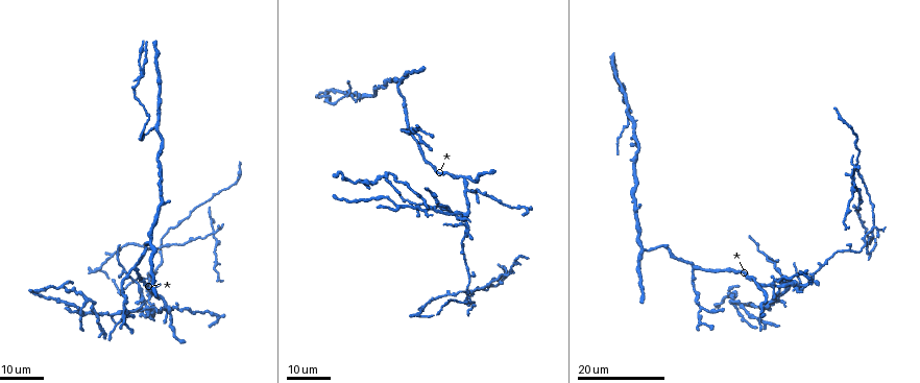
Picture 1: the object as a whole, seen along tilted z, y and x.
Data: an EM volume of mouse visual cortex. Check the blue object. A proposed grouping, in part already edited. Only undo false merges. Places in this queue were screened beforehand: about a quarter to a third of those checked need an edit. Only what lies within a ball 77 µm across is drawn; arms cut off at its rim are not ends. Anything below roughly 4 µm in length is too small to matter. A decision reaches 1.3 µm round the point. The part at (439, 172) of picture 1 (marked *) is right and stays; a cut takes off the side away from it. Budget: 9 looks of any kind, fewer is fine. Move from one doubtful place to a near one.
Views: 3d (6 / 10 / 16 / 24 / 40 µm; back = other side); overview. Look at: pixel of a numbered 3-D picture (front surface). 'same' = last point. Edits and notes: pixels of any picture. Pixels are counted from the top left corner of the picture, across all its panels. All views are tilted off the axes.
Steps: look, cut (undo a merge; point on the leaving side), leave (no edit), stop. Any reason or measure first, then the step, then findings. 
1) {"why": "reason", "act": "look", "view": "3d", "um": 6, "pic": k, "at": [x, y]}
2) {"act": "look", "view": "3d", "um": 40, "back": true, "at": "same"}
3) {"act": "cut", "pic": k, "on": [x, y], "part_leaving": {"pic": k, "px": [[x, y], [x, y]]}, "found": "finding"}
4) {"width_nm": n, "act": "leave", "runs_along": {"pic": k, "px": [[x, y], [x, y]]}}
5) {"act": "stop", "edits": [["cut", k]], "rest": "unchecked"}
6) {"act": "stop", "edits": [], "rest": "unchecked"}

{"act": "look", "view": "3d", "um": 16, "pic": 1, "at": [387, 173]}

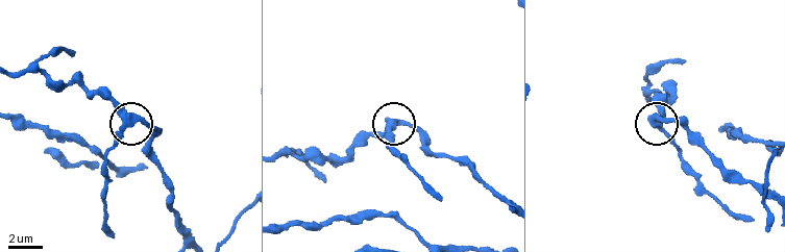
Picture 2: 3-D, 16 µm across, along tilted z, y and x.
{"act": "look", "view": "3d", "um": 6, "pic": 2, "at": [390, 129]}

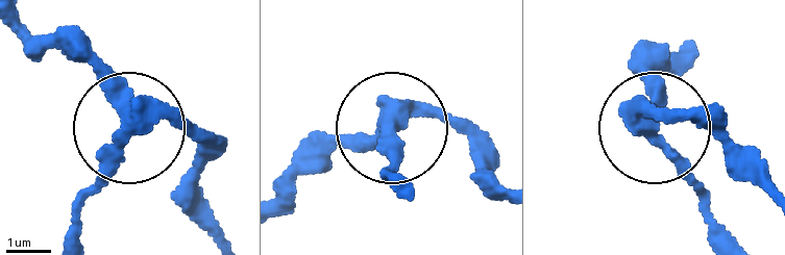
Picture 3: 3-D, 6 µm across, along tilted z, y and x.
{"arms": 3, "act": "leave", "runs_along": {"pic": 3, "px": [[765, 178], [707, 132], [646, 110], [733, 239]]}, "found": "continuous, no second neuron"}

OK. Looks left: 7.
{"why": "four-way junction", "act": "look", "view": "3d", "um": 24, "pic": 1, "at": [363, 96]}

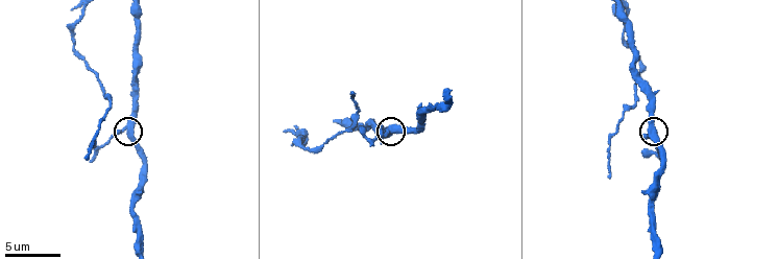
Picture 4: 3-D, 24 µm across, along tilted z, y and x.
{"act": "look", "view": "3d", "um": 10, "pic": 4, "at": [125, 129]}

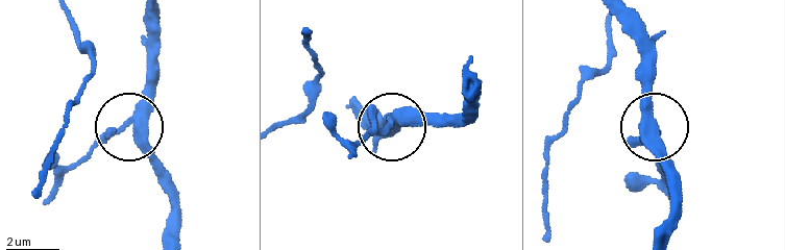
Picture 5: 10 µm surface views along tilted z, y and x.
{"act": "leave", "runs_along": {"pic": 5, "px": [[164, 235], [166, 178], [126, 130], [73, 168]]}, "found": "continuous, no second neuron"}

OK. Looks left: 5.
{"why": "looks like a crossing", "act": "look", "view": "3d", "um": 16, "pic": 1, "at": [853, 183]}

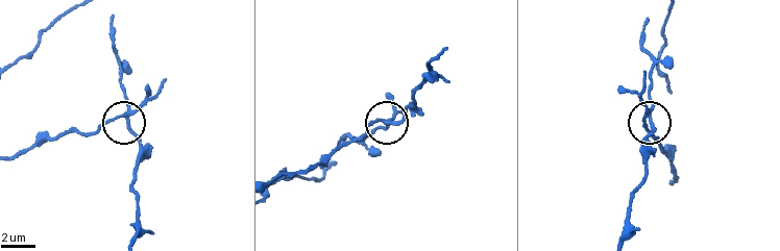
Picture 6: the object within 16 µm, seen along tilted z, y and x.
{"act": "look", "view": "3d", "um": 6, "pic": 6, "at": [128, 119]}

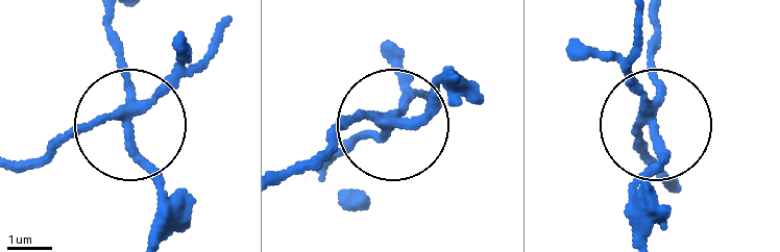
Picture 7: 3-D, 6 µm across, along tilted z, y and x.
{"act": "leave", "runs_along": {"pic": 7, "px": [[678, 188], [641, 131], [657, 118], [649, 13]]}, "found": "continuous, no second neuron"}

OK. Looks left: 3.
{"why": "three-way junction", "act": "look", "view": "3d", "um": 24, "pic": 1, "at": [150, 314]}

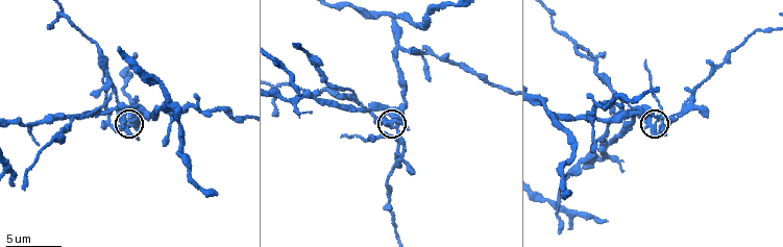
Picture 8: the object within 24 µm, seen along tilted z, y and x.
{"why": "zoom in", "act": "look", "view": "3d", "um": 6, "pic": 8, "at": [658, 116]}

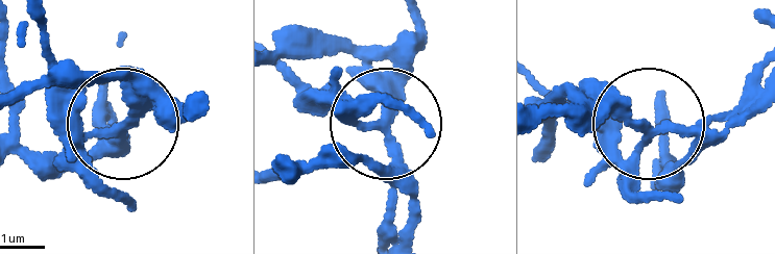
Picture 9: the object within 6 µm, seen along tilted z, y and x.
{"side_arm_um": 46, "act": "leave", "runs_along": {"pic": 9, "px": [[415, 17], [417, 40], [384, 121], [294, 105]]}, "found": "continuous, no second neuron"}

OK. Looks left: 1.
{"act": "stop", "edits": [], "rest": "unchecked"}

